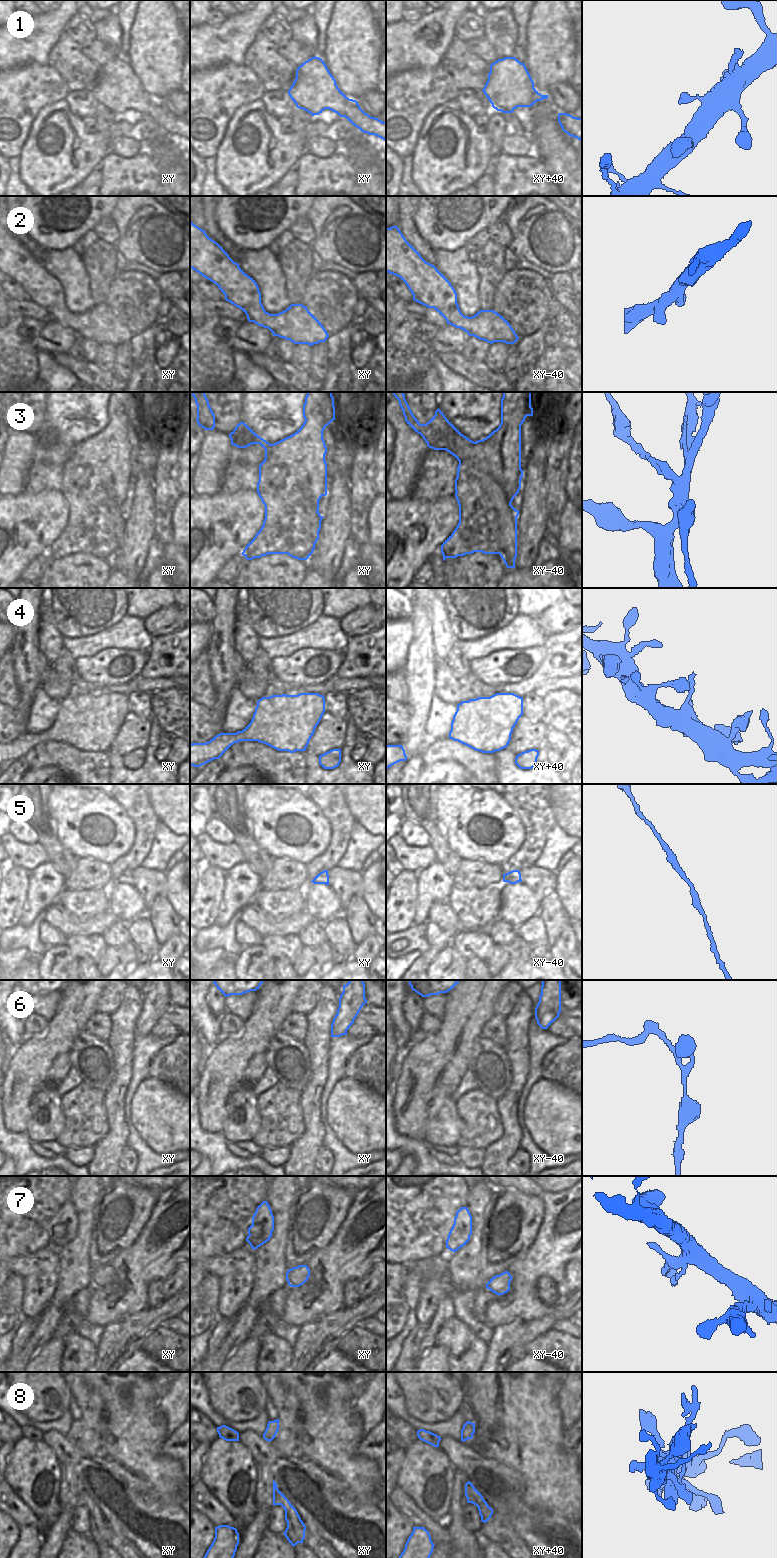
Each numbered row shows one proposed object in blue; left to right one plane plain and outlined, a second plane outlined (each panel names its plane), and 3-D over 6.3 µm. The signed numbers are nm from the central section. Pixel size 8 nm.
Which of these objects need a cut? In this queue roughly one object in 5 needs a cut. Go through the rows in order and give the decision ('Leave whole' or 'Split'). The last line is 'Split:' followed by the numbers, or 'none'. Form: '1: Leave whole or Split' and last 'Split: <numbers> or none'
1: Leave whole
2: Leave whole
3: Split
4: Leave whole
5: Leave whole
6: Leave whole
7: Split
8: Split
Split: 3, 7, 8

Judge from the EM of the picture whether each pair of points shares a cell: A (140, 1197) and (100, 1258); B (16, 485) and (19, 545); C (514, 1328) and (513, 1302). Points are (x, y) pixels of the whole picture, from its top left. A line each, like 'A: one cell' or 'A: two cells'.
A: one cell
B: two cells
C: two cells

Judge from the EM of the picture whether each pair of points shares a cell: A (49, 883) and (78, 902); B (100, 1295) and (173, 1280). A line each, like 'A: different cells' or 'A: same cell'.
A: different cells
B: different cells

